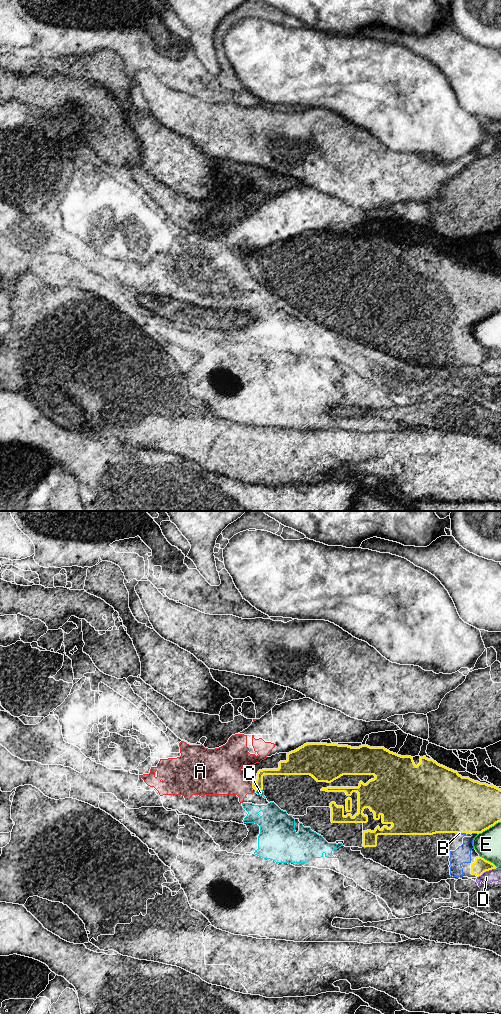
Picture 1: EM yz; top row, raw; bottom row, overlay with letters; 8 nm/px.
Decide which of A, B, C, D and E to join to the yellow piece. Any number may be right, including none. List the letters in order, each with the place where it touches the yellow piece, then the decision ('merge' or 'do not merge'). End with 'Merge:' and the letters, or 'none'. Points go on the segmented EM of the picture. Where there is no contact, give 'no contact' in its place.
A: yz (252, 785) | do not merge
B: yz (474, 832) | merge
C: yz (259, 789) | do not merge
D: yz (486, 870) | do not merge
E: yz (489, 827) | do not merge
Merge: B

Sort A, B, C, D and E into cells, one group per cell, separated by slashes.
A C D / B / E

